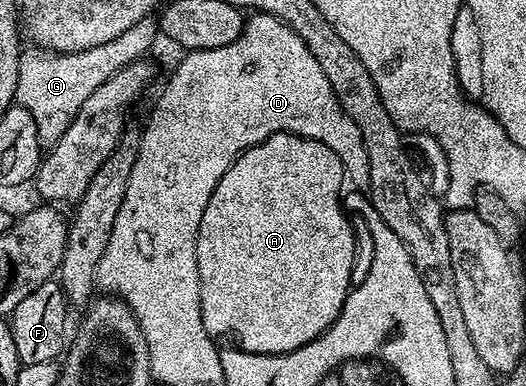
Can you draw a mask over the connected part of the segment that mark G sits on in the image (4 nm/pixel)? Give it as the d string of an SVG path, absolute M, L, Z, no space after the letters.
M152 16L139 19L135 27L127 27L123 35L115 35L107 43L99 43L99 47L91 47L87 51L74 53L54 53L51 49L40 47L26 48L19 63L19 83L17 84L16 104L31 111L31 119L35 119L37 134L42 146L52 147L59 139L63 139L63 131L71 127L75 115L79 115L79 107L89 98L115 71L127 67L132 61L140 61L145 52L159 38L159 25Z

